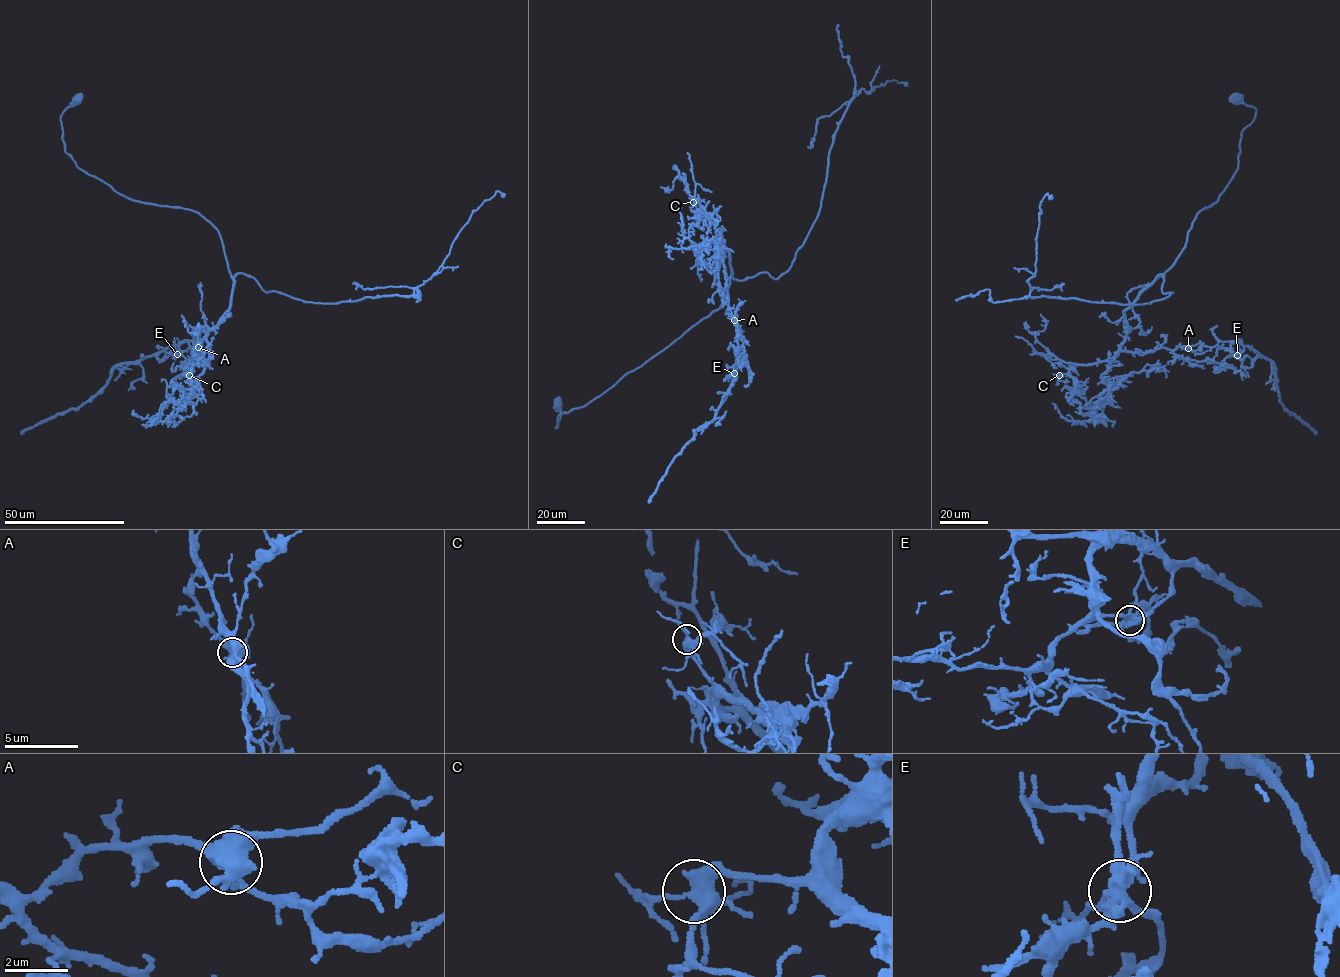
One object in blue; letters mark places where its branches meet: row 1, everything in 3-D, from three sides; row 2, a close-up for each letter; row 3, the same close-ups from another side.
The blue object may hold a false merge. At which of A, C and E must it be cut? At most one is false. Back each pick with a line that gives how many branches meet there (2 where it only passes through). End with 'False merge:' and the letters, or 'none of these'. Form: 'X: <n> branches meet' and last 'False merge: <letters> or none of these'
E: 7 branches meet
False merge: E

